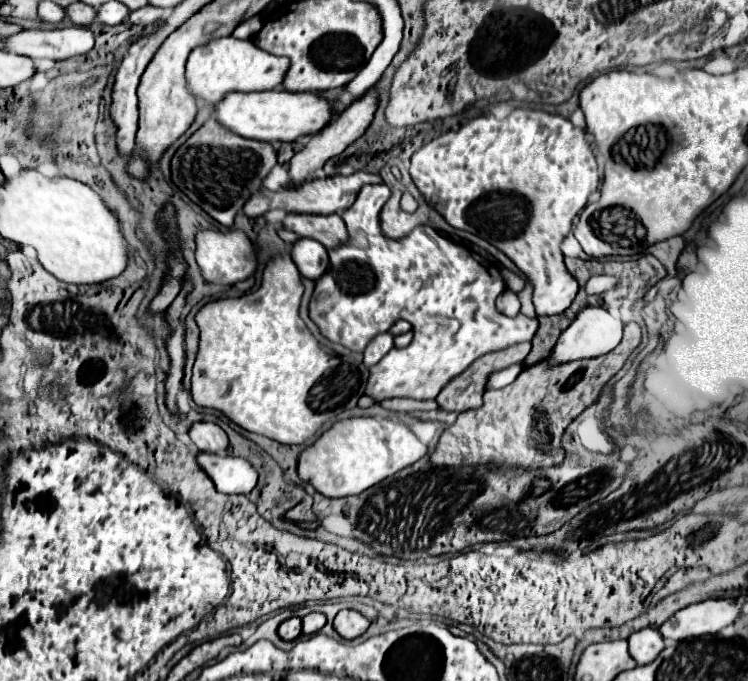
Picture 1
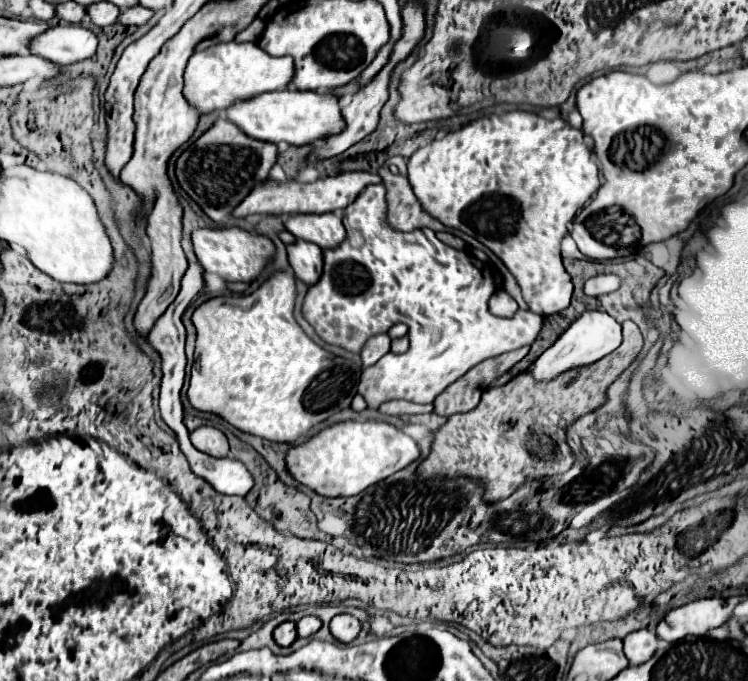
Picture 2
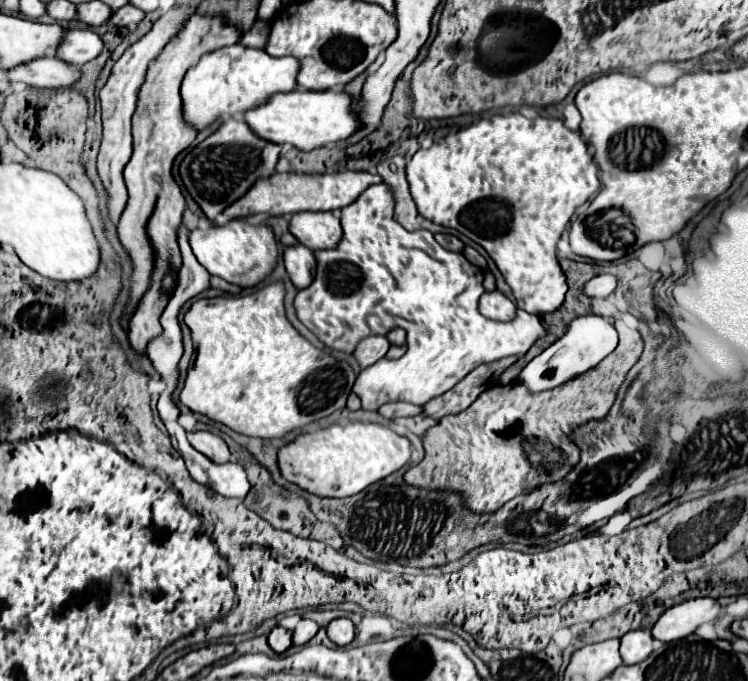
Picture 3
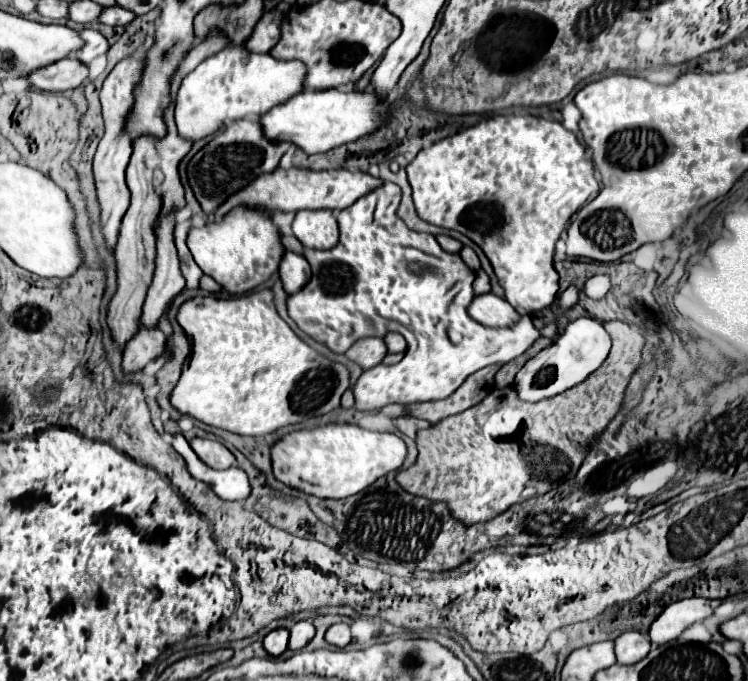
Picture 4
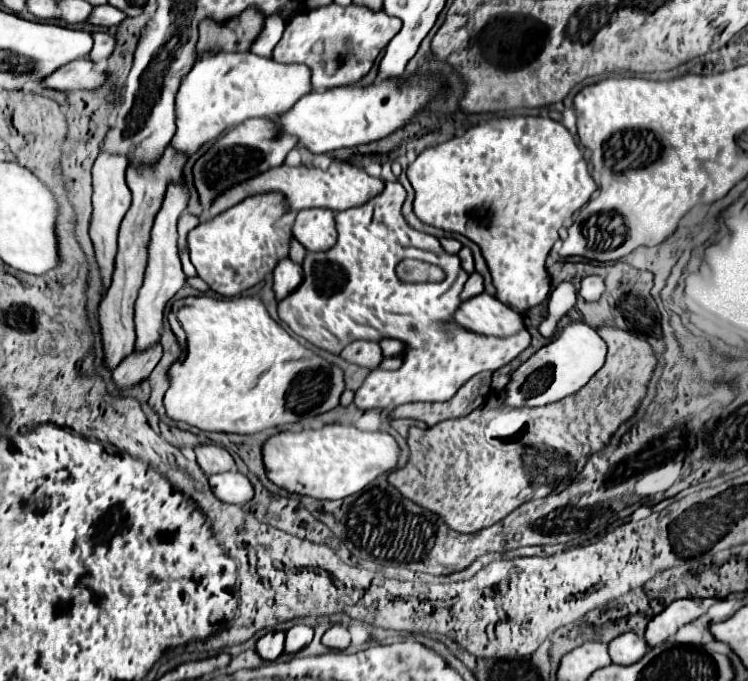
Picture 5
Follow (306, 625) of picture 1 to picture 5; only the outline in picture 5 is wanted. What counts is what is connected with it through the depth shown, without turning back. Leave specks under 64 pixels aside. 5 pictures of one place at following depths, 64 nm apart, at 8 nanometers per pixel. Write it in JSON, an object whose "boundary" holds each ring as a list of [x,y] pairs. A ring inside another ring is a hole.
{"boundary":[[[298,624],[298,626],[290,628],[290,630],[286,632],[284,652],[286,652],[286,654],[296,654],[296,652],[300,652],[302,648],[306,648],[306,646],[312,642],[312,636],[314,636],[314,630],[312,630],[310,626]]]}

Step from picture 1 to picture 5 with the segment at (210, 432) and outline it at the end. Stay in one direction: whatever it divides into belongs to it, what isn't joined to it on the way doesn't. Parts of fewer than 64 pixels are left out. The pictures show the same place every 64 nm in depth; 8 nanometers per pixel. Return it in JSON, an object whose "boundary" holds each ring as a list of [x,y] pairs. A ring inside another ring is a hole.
{"boundary":[[[202,444],[194,448],[196,452],[196,462],[202,468],[204,474],[220,474],[220,472],[228,472],[228,470],[236,470],[236,464],[232,460],[232,456],[216,444]]]}

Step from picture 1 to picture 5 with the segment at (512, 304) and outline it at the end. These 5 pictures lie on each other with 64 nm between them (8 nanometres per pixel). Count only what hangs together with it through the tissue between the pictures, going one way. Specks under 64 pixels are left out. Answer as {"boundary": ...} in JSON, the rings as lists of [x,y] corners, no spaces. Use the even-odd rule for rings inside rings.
{"boundary":[[[486,292],[462,302],[456,316],[452,316],[452,324],[460,324],[460,328],[470,328],[470,332],[484,336],[512,336],[524,326],[516,310]]]}

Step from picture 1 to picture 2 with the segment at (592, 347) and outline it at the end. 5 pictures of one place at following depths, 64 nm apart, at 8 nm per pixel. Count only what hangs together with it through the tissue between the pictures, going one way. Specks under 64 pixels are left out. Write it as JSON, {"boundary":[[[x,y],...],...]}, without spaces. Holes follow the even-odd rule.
{"boundary":[[[588,310],[584,312],[580,318],[576,318],[570,328],[544,352],[538,356],[538,360],[534,360],[528,366],[528,374],[532,374],[534,380],[554,380],[556,376],[560,376],[562,372],[568,372],[572,368],[580,368],[580,366],[588,366],[598,362],[600,358],[604,358],[606,354],[614,352],[622,342],[622,328],[620,322],[614,320],[610,314],[600,312],[600,310]]]}

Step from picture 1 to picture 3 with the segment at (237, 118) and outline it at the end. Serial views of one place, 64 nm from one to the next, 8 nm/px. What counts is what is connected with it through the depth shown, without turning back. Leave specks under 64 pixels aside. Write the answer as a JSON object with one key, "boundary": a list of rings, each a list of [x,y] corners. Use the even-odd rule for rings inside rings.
{"boundary":[[[292,90],[288,94],[276,94],[272,96],[272,100],[268,100],[268,104],[258,106],[250,112],[244,114],[244,120],[248,122],[248,126],[264,140],[274,142],[274,144],[292,144],[300,150],[316,150],[322,148],[326,144],[336,144],[342,142],[346,138],[350,138],[354,132],[358,132],[362,128],[360,118],[356,116],[354,108],[354,98],[350,94],[346,94],[344,90],[322,90],[322,92],[302,92],[302,90]]]}

